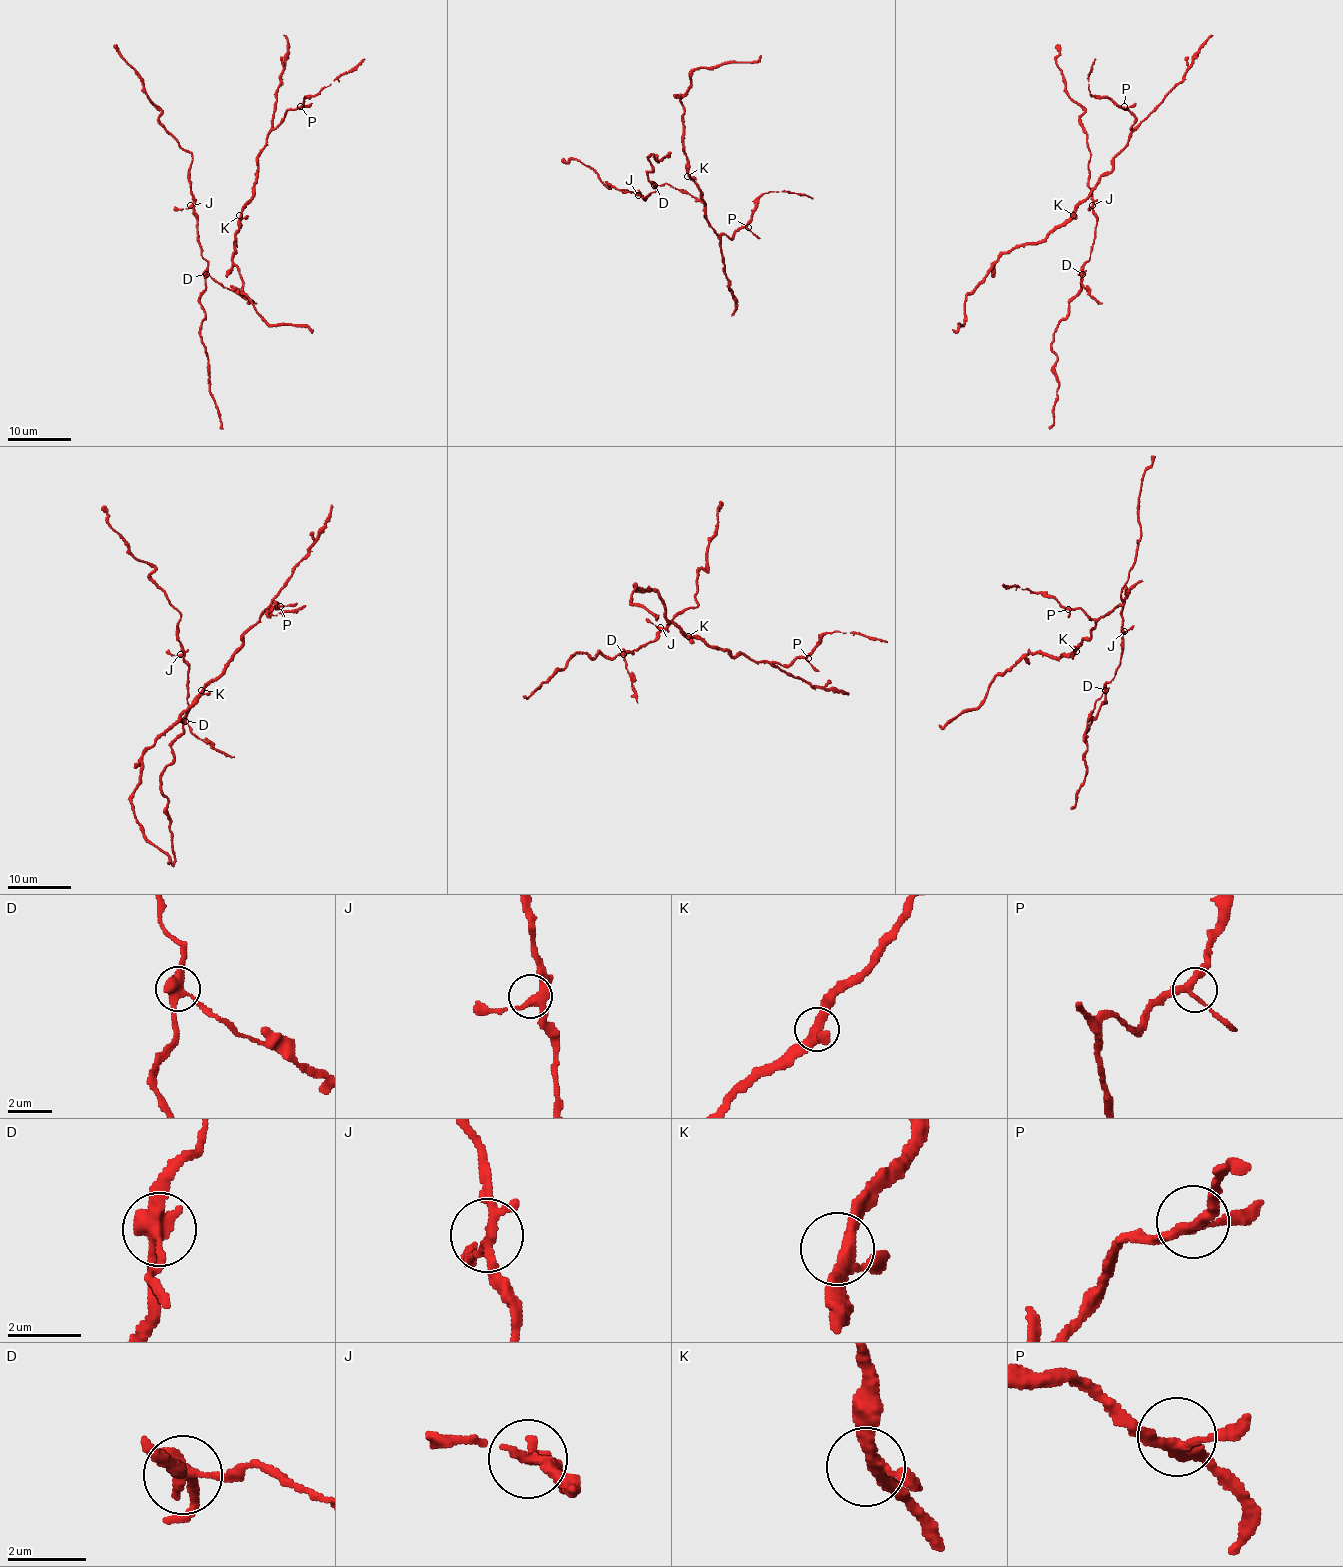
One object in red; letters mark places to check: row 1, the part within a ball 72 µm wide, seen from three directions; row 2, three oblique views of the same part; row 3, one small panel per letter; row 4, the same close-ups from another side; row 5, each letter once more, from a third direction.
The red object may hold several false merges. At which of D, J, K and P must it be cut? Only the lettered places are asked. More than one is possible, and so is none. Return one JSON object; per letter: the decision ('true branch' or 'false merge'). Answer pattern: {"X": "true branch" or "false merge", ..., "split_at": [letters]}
{"D": "false merge", "J": "true branch", "K": "true branch", "P": "true branch", "split_at": ["D"]}

